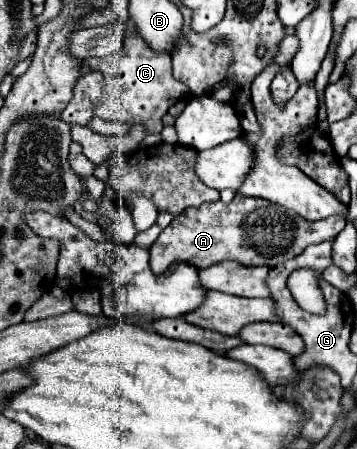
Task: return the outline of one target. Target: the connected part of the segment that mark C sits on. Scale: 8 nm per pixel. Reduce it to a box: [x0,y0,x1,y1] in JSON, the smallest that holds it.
[84,20,190,134]

